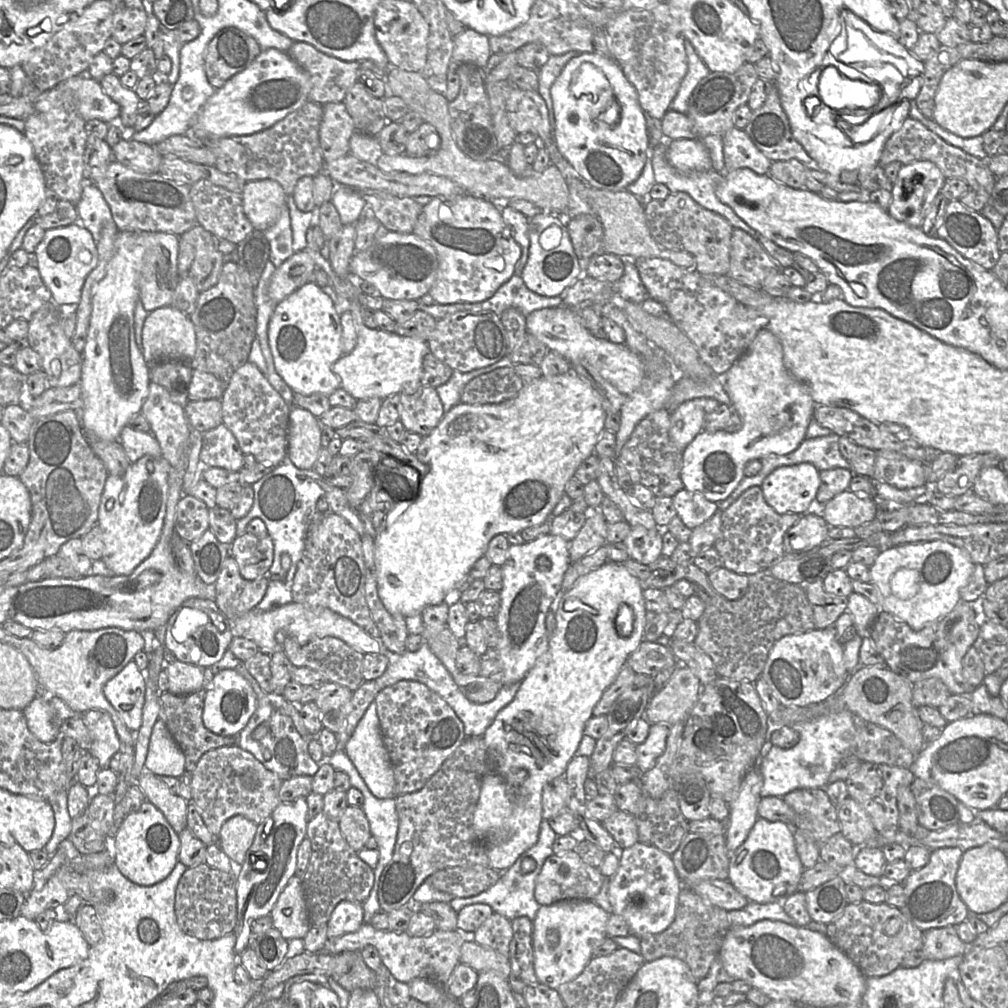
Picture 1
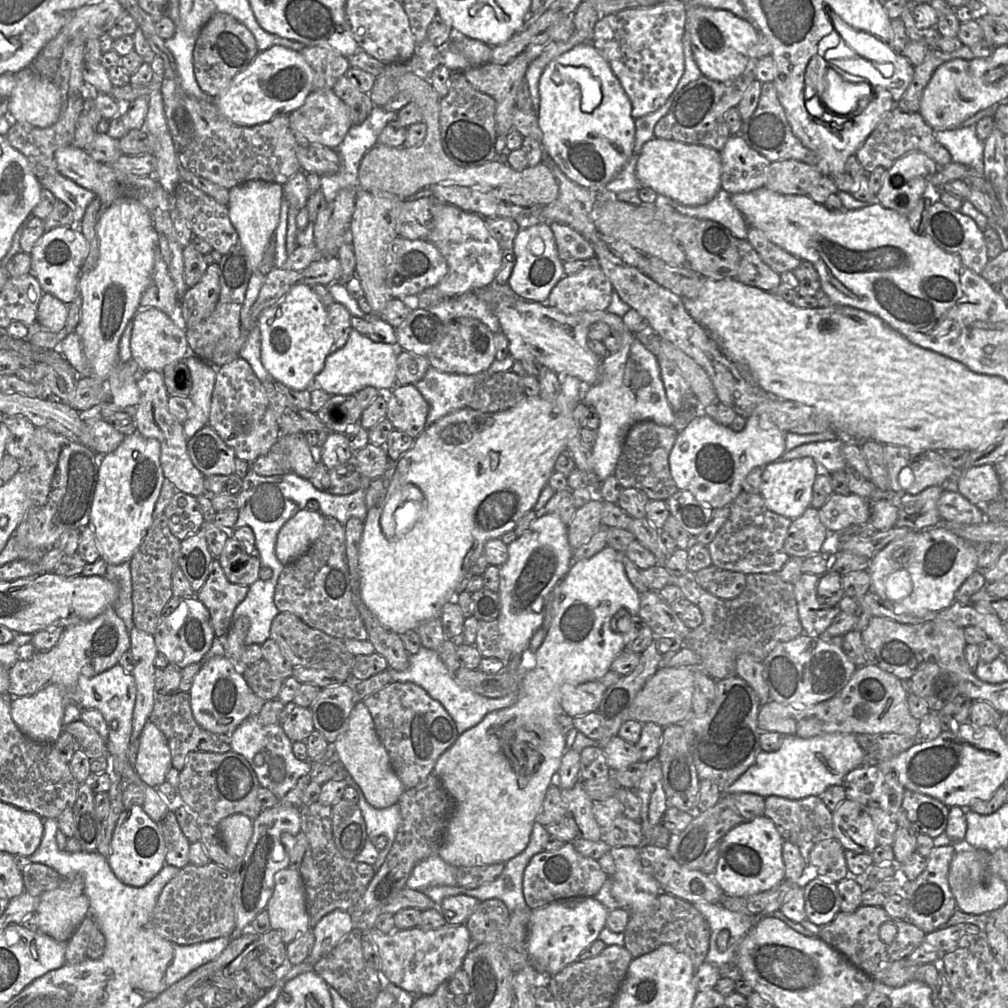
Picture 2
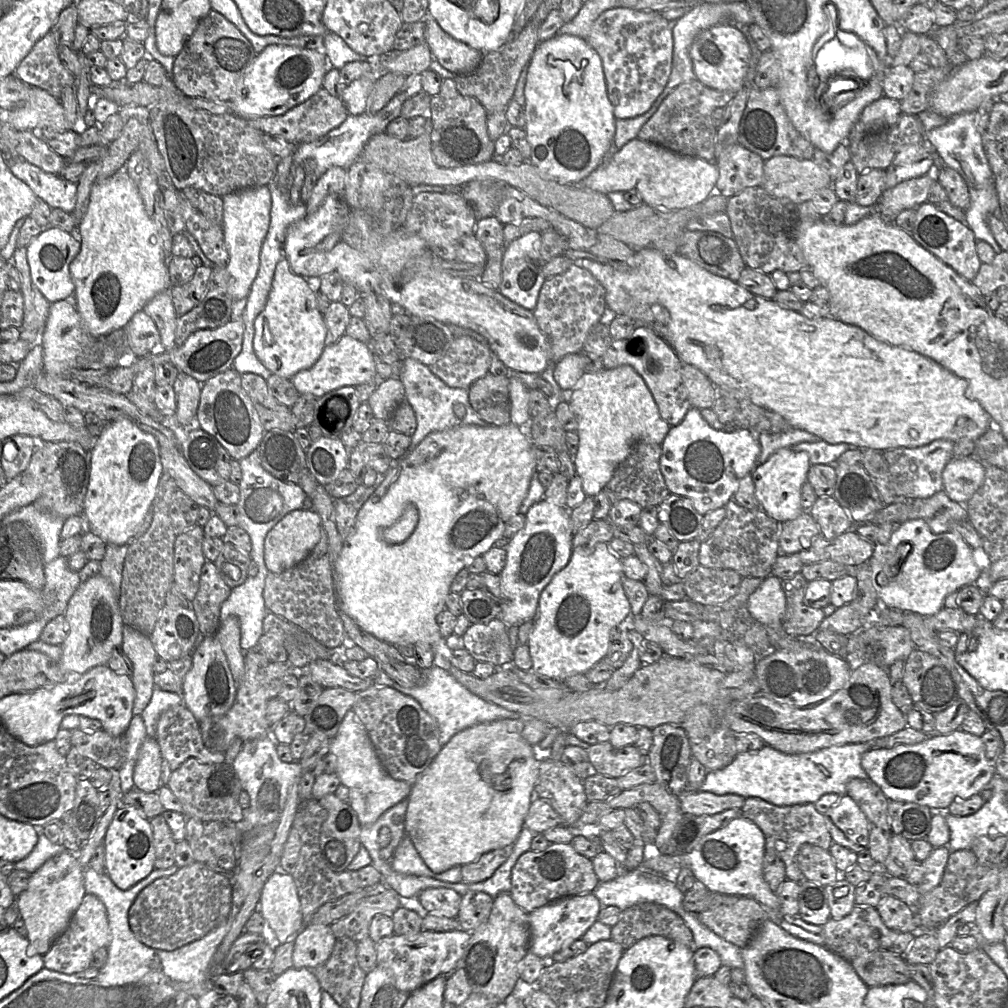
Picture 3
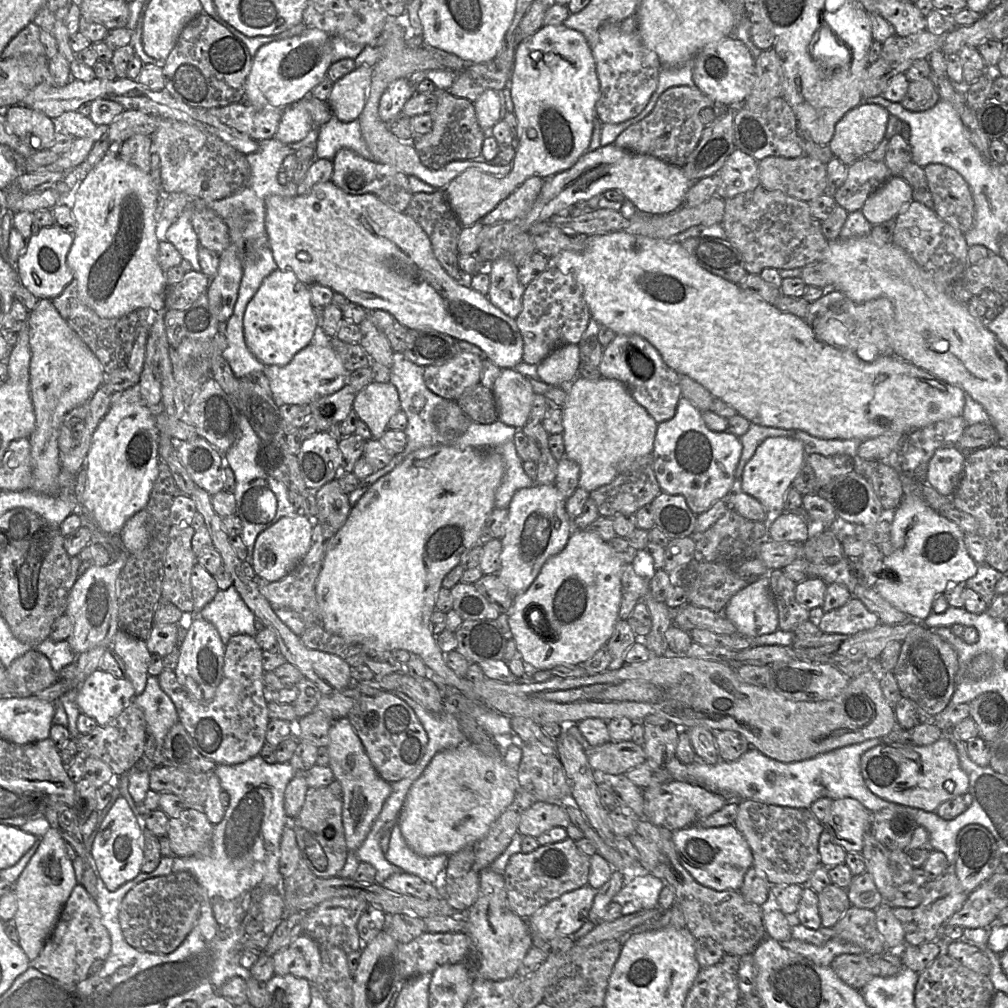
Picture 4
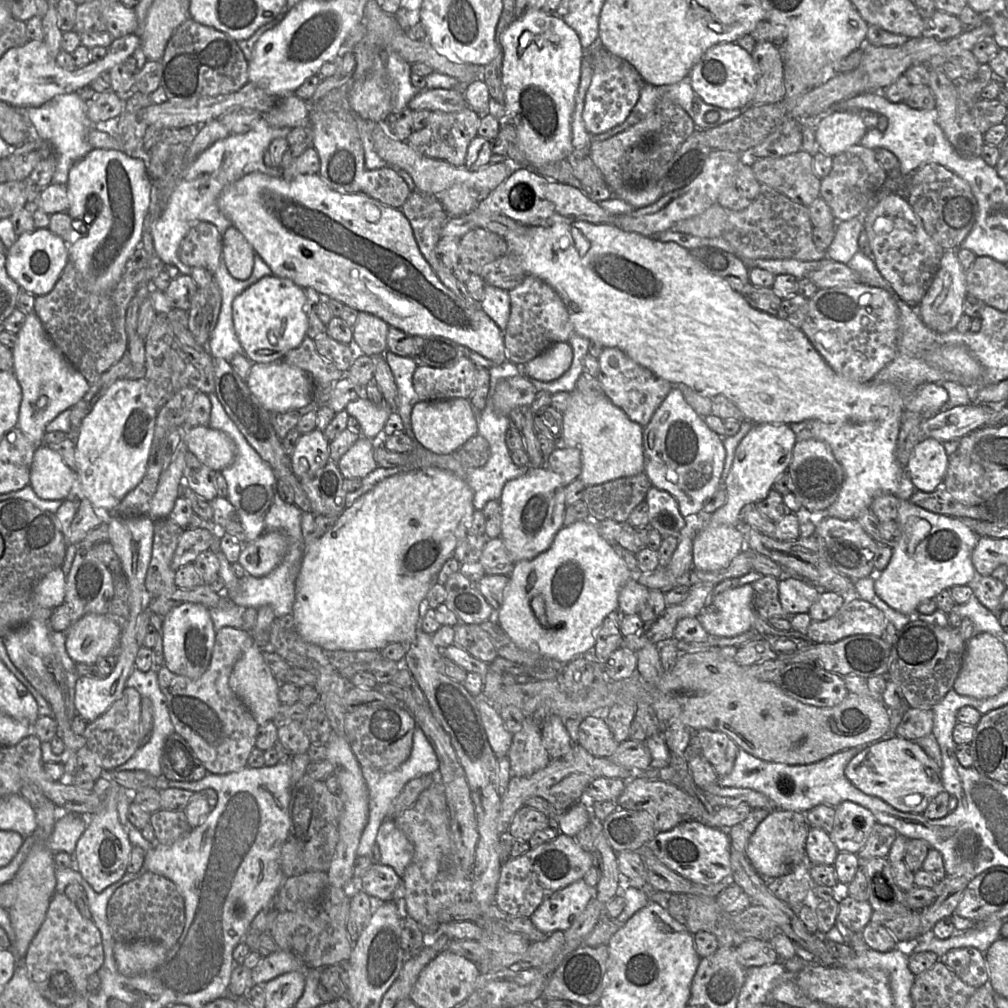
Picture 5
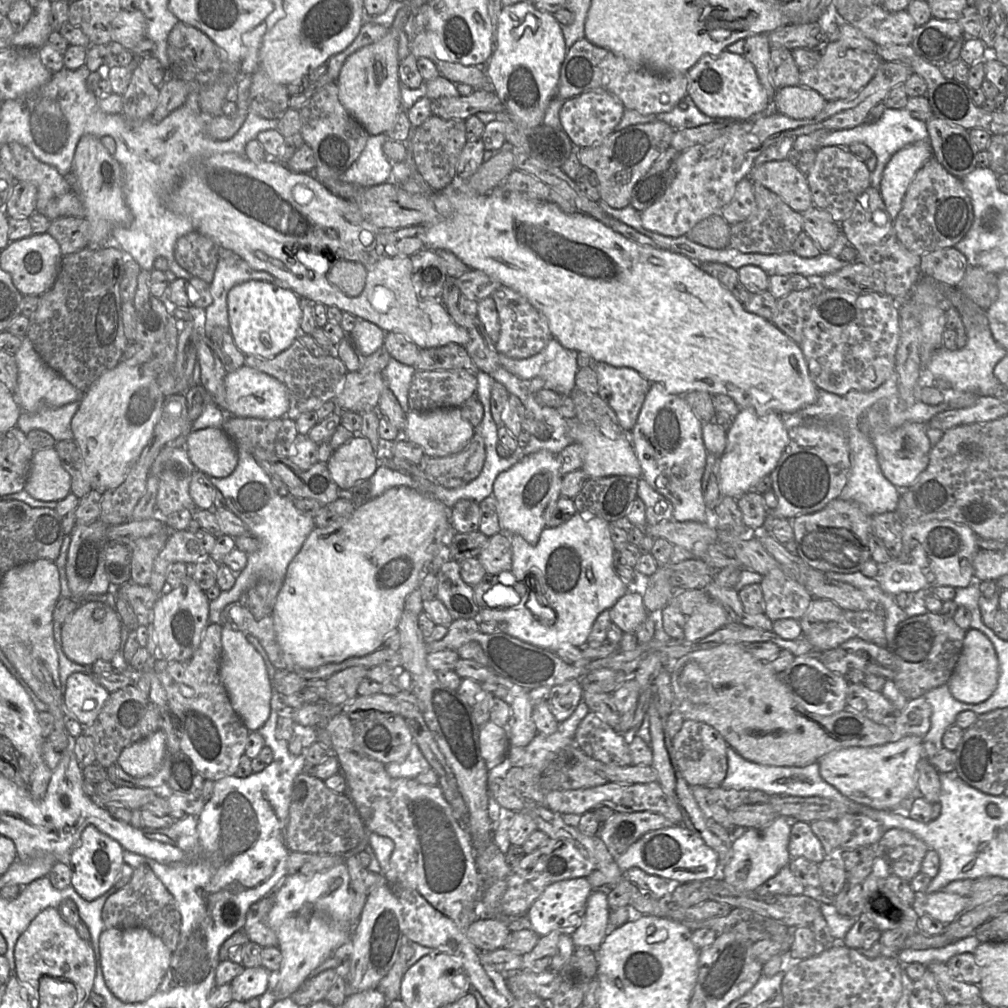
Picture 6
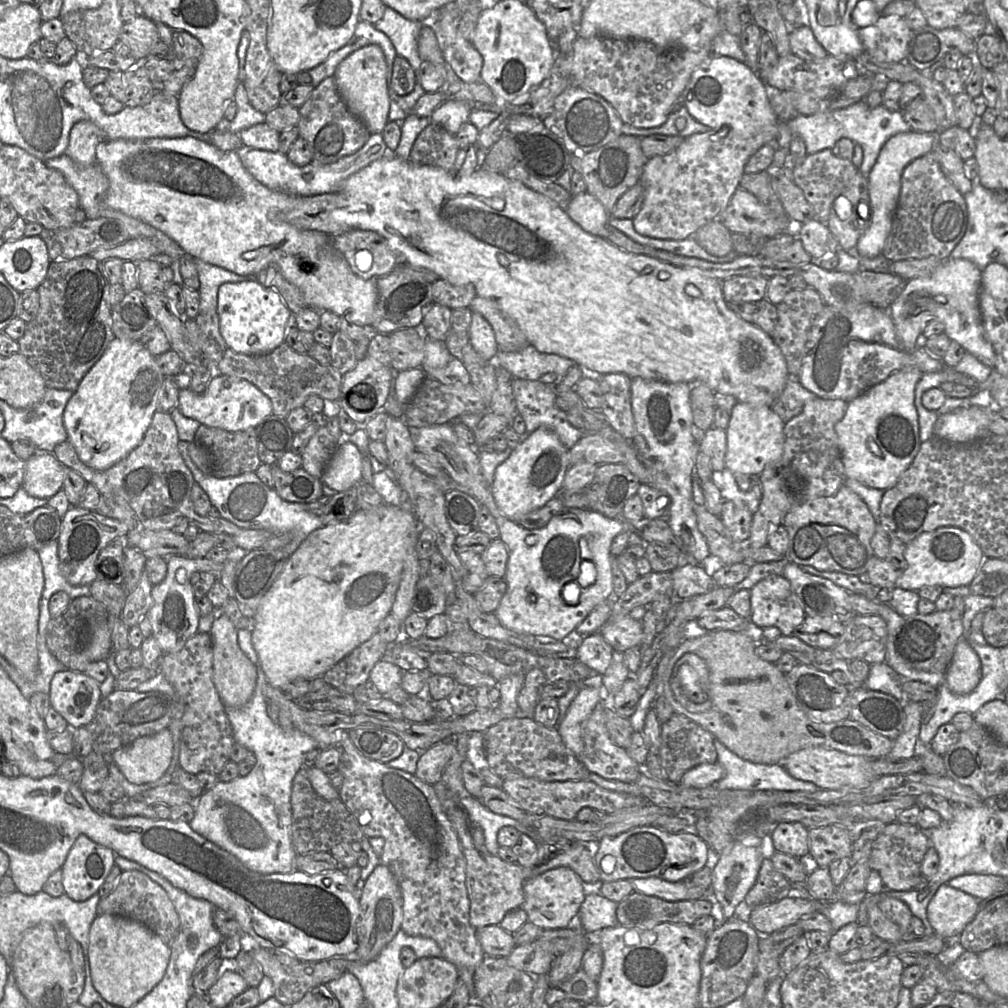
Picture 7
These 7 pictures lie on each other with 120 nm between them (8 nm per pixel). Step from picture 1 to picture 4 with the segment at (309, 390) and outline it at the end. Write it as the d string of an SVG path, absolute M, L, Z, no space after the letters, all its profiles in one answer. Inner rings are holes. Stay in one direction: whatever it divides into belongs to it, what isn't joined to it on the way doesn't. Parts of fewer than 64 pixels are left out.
M275 269L261 283L256 294L247 304L243 318L245 342L248 349L265 365L287 365L300 350L310 345L318 326L311 303L309 286L301 282L290 270Z

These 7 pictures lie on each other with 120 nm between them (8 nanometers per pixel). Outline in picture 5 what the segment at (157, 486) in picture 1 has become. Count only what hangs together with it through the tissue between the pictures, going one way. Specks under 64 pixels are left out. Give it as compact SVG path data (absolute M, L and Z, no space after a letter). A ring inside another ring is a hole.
M145 377L138 380L121 378L107 389L83 419L76 441L77 474L85 497L101 511L104 518L110 518L110 512L142 481L153 441L157 412L158 409L148 392Z

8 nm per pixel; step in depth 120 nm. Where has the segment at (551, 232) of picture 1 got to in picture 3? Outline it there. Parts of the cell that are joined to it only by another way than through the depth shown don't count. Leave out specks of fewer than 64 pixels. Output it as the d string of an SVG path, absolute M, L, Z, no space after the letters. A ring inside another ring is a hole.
M529 232L511 241L505 247L502 260L502 278L498 291L527 310L533 311L536 307L540 289L546 280L543 266L546 263L540 253L541 233Z

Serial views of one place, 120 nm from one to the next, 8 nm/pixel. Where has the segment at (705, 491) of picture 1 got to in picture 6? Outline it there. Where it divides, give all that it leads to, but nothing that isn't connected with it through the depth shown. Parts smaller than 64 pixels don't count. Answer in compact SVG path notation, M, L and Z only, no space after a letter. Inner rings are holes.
M651 383L632 429L632 443L641 466L641 478L671 503L672 519L677 522L711 522L701 491L707 456L702 422L683 396L669 394L661 384Z

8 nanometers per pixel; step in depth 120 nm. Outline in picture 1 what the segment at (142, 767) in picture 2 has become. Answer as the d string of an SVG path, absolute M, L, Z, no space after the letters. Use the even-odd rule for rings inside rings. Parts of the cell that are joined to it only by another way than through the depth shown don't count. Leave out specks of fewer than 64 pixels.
M160 719L152 728L144 767L156 776L179 777L186 771L185 756Z

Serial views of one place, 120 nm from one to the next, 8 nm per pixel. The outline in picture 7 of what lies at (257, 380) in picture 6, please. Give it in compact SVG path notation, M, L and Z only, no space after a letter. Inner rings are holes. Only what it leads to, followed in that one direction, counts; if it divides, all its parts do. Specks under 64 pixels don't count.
M219 375L211 379L202 394L196 394L189 388L180 390L178 409L185 417L197 420L202 425L227 431L243 431L255 428L272 415L273 407L270 398L251 382L234 376Z

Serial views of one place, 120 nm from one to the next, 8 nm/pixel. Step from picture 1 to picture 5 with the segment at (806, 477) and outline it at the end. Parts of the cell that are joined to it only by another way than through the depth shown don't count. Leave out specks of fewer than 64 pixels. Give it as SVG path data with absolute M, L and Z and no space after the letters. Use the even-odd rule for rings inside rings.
M754 424L737 445L731 469L722 484L726 501L708 517L706 525L737 527L742 521L743 507L765 499L772 490L774 481L787 471L796 442L795 434L786 424Z

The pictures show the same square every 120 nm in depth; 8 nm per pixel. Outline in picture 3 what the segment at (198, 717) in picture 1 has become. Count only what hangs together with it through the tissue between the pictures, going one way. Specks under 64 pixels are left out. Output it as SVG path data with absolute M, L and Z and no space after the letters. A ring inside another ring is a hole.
M184 703L160 715L155 738L163 760L172 771L189 758L196 758L204 764L221 764L225 760L226 751L213 751L204 745L199 721Z

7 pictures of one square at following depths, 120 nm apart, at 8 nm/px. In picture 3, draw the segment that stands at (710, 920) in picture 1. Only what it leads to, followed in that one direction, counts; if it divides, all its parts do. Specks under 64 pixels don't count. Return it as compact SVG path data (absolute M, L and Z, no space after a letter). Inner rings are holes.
M644 902L629 907L611 927L611 940L624 950L650 936L664 936L689 946L693 952L696 950L692 931L683 918L658 903Z

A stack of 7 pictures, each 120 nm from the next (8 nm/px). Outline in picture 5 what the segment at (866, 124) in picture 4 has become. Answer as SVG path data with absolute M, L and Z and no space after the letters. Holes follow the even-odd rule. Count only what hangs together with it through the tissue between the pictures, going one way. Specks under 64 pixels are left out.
M828 112L822 118L818 118L815 129L817 149L834 157L858 145L867 130L858 112Z

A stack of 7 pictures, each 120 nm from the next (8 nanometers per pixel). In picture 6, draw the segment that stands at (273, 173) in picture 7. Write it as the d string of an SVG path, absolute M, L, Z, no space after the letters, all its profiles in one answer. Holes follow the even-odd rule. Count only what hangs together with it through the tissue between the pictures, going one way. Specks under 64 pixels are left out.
M385 133L369 135L362 153L340 176L340 180L363 187L371 187L390 181L393 162L387 158L383 151L383 145L387 139Z

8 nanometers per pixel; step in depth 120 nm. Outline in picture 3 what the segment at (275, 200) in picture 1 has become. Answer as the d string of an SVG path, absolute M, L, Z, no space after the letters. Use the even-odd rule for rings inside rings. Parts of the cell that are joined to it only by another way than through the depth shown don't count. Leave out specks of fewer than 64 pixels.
M268 185L242 189L223 197L223 230L229 259L229 293L234 302L248 297L260 266L260 252L268 233L271 212L271 192Z

